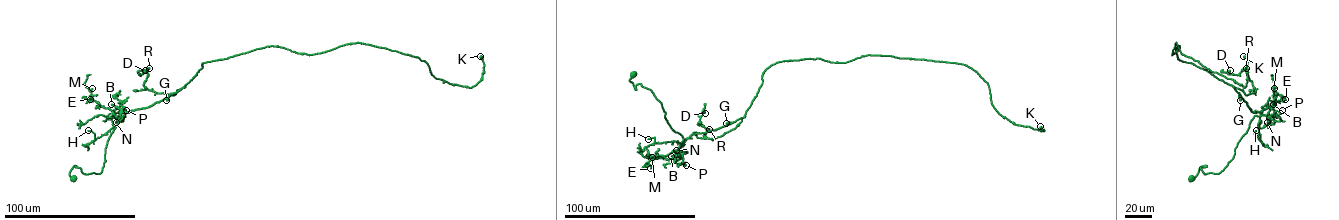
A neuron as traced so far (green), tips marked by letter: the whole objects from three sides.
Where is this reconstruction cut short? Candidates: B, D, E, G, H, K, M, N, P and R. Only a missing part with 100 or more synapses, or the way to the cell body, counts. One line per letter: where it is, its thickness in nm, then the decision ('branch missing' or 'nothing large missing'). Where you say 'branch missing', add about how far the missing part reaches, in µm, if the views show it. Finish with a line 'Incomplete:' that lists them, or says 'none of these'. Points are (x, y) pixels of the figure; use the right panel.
B: place (1273, 104); calibre 320 nm; branch missing; missing 60 µm
D: place (1230, 70); calibre 500 nm; nothing large missing
E: place (1285, 99); calibre 130 nm; nothing large missing
G: place (1240, 100); calibre 600 nm; nothing large missing
H: place (1256, 130); calibre 130 nm; nothing large missing
K: place (1243, 56); calibre 650 nm; nothing large missing
M: place (1274, 88); calibre 420 nm; nothing large missing
N: place (1267, 122); calibre 110 nm; nothing large missing
P: place (1282, 110); calibre 440 nm; nothing large missing
R: place (1246, 68); calibre 500 nm; nothing large missing
Incomplete: B

